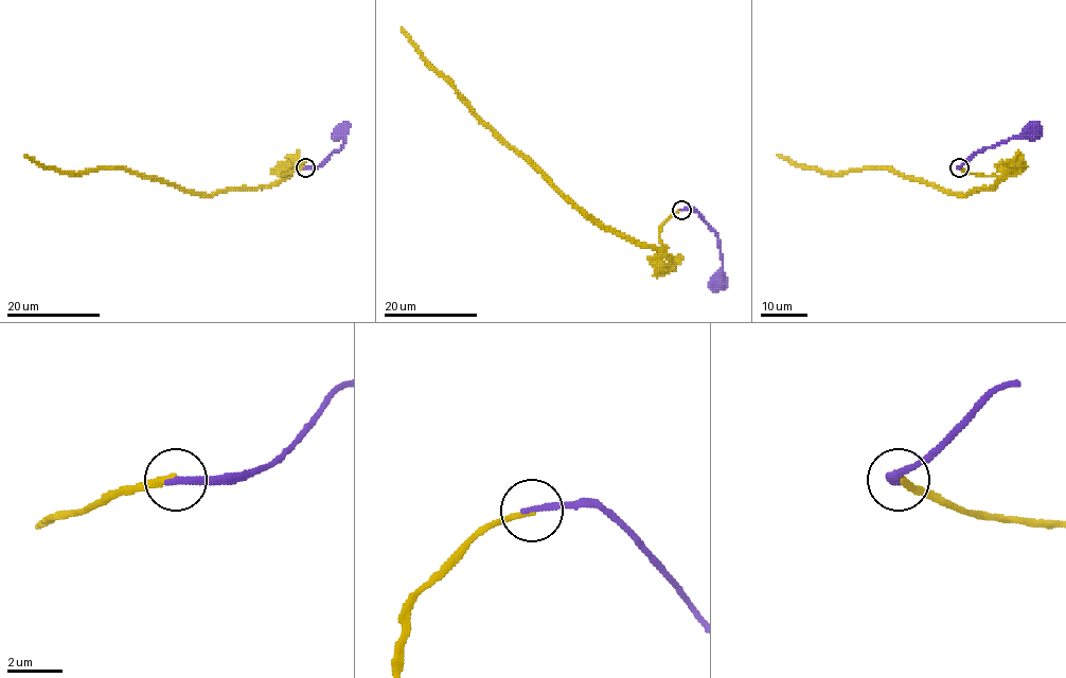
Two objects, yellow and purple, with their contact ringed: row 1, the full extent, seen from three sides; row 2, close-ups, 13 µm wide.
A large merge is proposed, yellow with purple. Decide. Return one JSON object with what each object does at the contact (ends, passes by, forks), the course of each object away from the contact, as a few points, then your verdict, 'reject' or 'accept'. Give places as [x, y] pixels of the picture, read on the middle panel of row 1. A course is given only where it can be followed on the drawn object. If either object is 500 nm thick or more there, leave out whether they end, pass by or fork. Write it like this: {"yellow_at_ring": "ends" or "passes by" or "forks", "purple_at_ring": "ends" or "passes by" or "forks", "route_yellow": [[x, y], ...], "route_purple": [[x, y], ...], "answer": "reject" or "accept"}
{"yellow_at_ring": "ends", "purple_at_ring": "ends", "route_yellow": [[681, 209], [662, 225], [658, 248], [631, 241], [590, 220], [499, 137], [401, 28]], "route_purple": [[681, 209], [694, 209], [718, 238], [722, 271], [716, 282]], "answer": "reject"}

